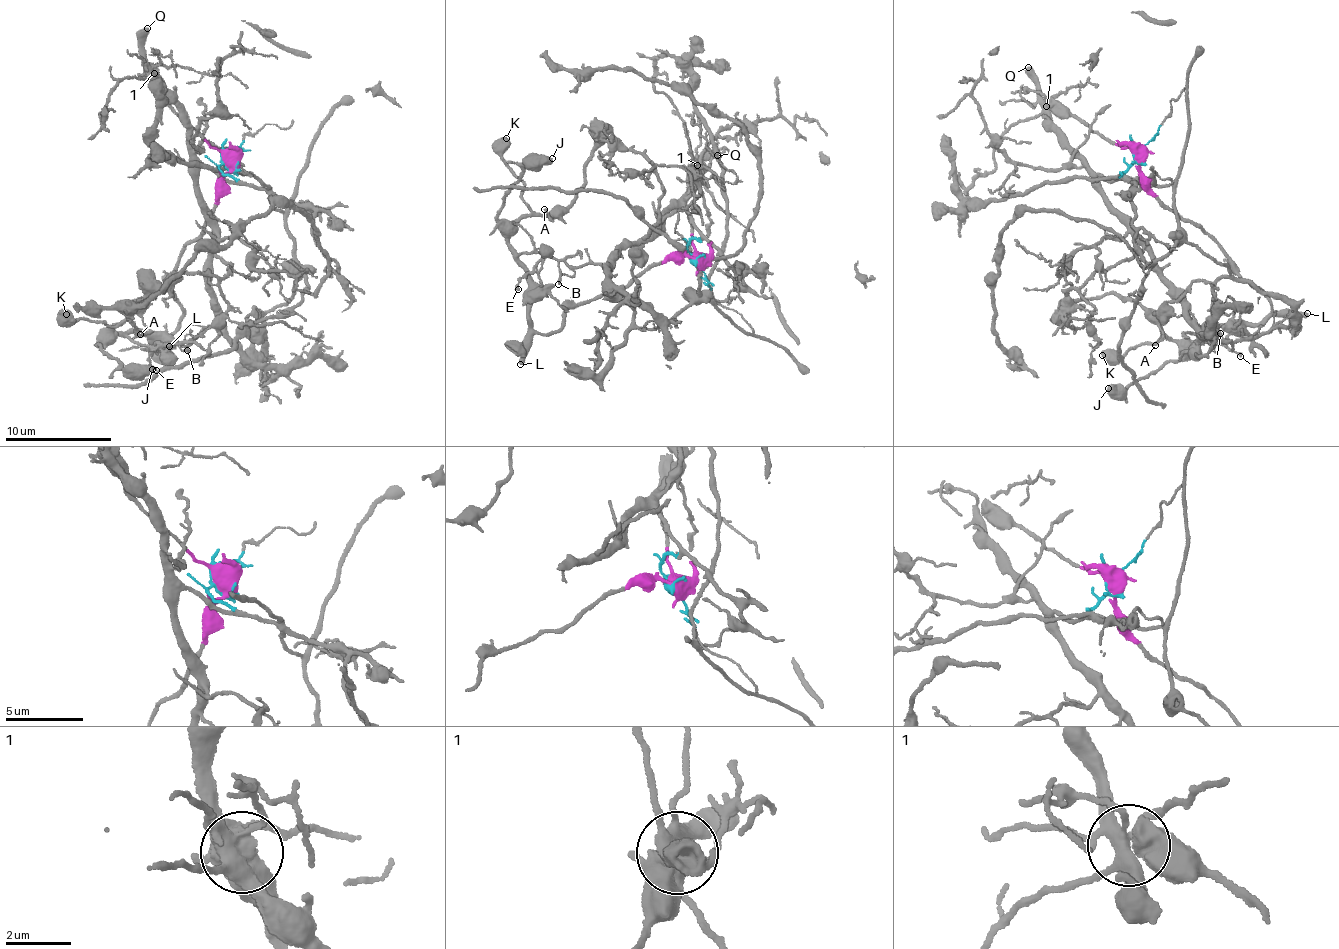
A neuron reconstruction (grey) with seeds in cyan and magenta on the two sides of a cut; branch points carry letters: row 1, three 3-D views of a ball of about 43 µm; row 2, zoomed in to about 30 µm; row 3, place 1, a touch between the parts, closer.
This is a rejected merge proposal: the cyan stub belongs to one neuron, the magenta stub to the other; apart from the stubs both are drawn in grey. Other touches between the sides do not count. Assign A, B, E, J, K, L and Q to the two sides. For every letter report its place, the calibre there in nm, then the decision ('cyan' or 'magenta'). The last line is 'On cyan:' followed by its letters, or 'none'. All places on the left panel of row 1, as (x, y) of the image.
A: at (140, 334); 120 nm thick; magenta
B: at (187, 350); 200 nm thick; cyan
E: at (156, 370); 160 nm thick; cyan
J: at (152, 369); 550 nm thick; magenta
K: at (66, 314); 700 nm thick; magenta
L: at (169, 346); 380 nm thick; magenta
Q: at (147, 28); 500 nm thick; cyan
On cyan: B, E, Q

